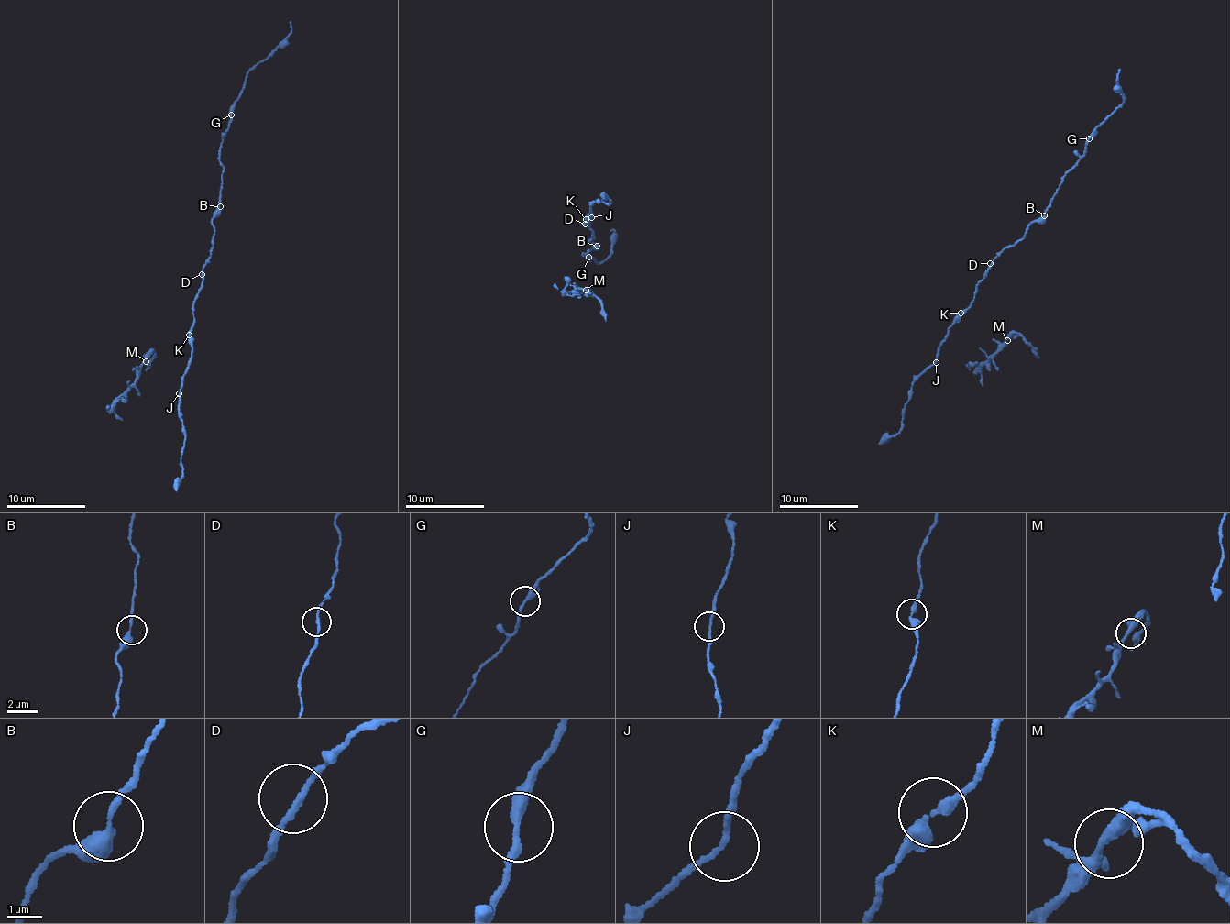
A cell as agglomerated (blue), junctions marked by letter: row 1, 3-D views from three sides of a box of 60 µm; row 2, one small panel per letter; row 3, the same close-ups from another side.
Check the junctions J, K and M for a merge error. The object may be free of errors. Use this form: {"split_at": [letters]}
{"split_at": []}

